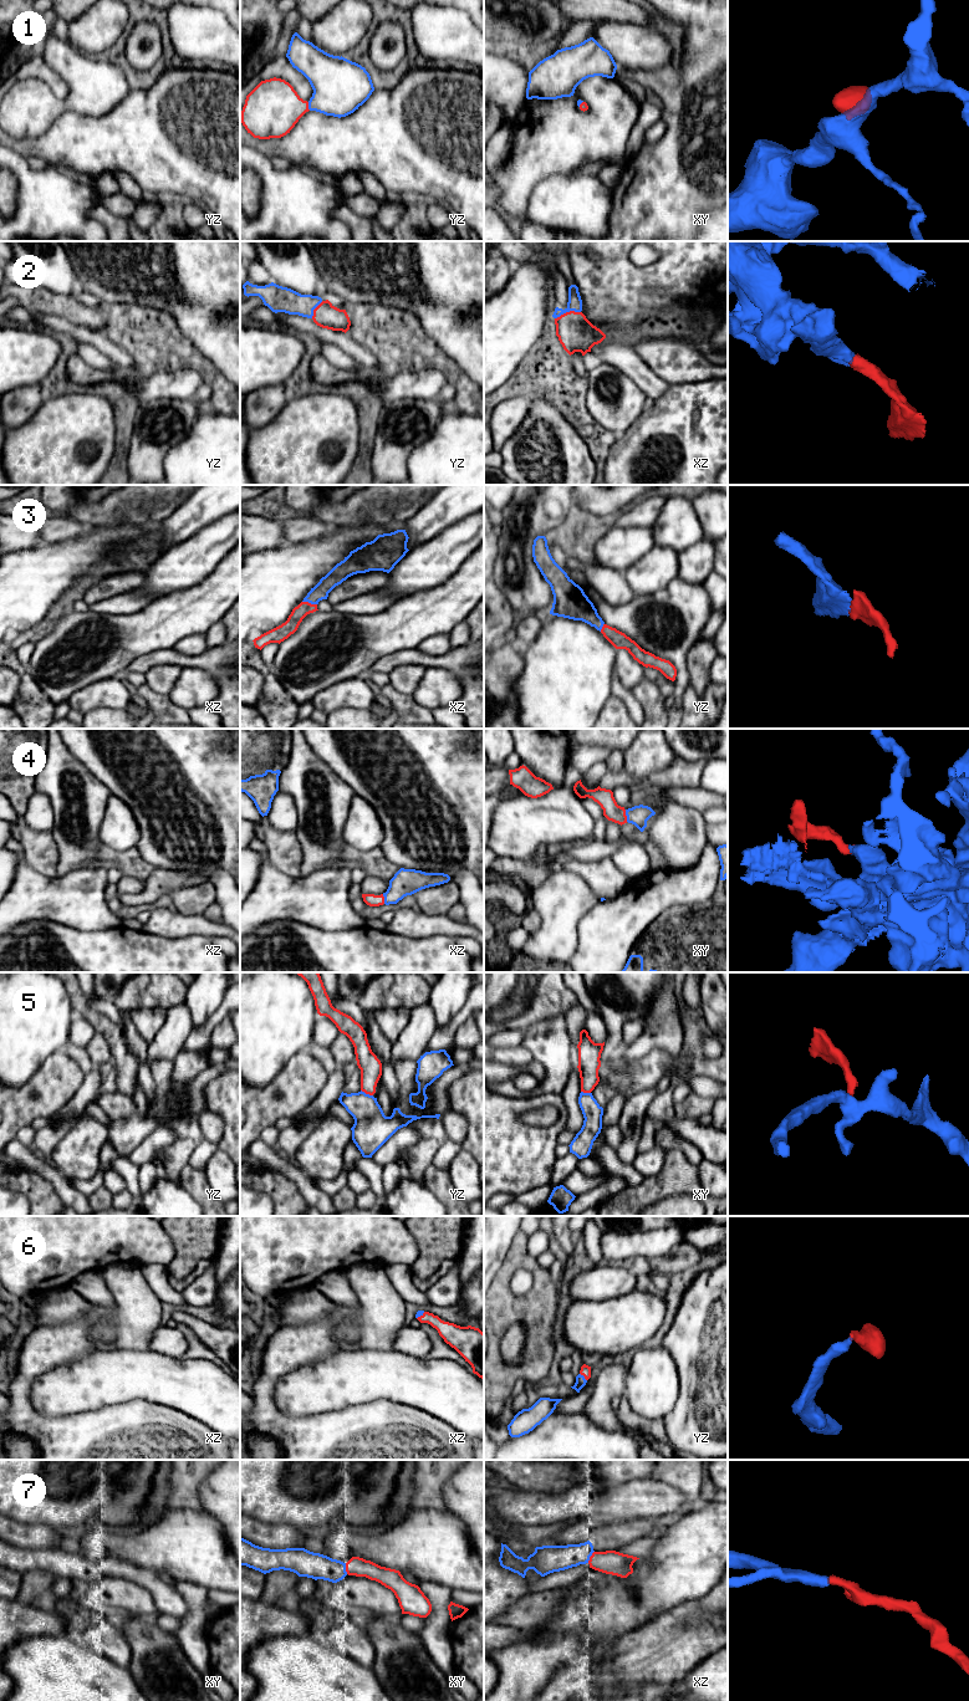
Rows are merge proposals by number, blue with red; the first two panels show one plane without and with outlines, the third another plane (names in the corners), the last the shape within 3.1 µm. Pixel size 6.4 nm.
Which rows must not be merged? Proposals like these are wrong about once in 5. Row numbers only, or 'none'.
5

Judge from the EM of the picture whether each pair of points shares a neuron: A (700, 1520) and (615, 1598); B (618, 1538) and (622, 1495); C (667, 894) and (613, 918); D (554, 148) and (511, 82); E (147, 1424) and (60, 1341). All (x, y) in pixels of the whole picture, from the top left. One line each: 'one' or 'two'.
A: one
B: two
C: one
D: two
E: one

